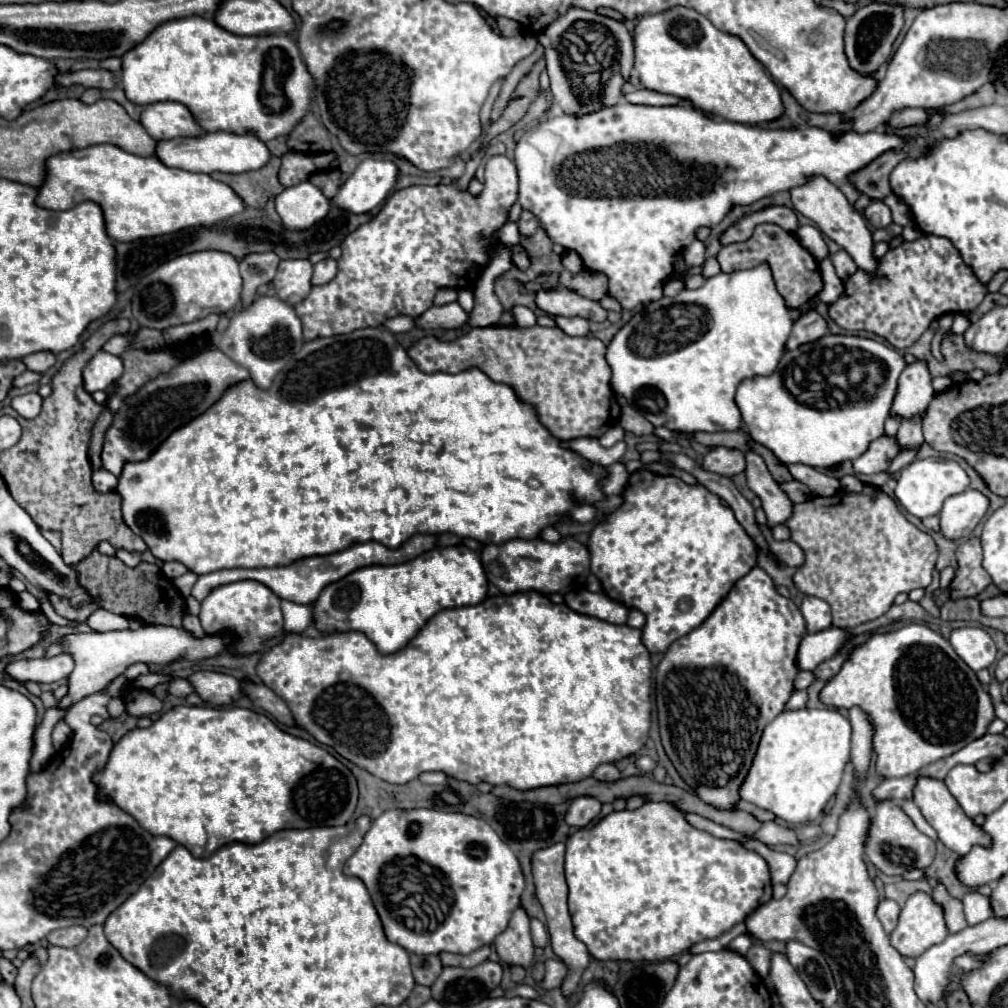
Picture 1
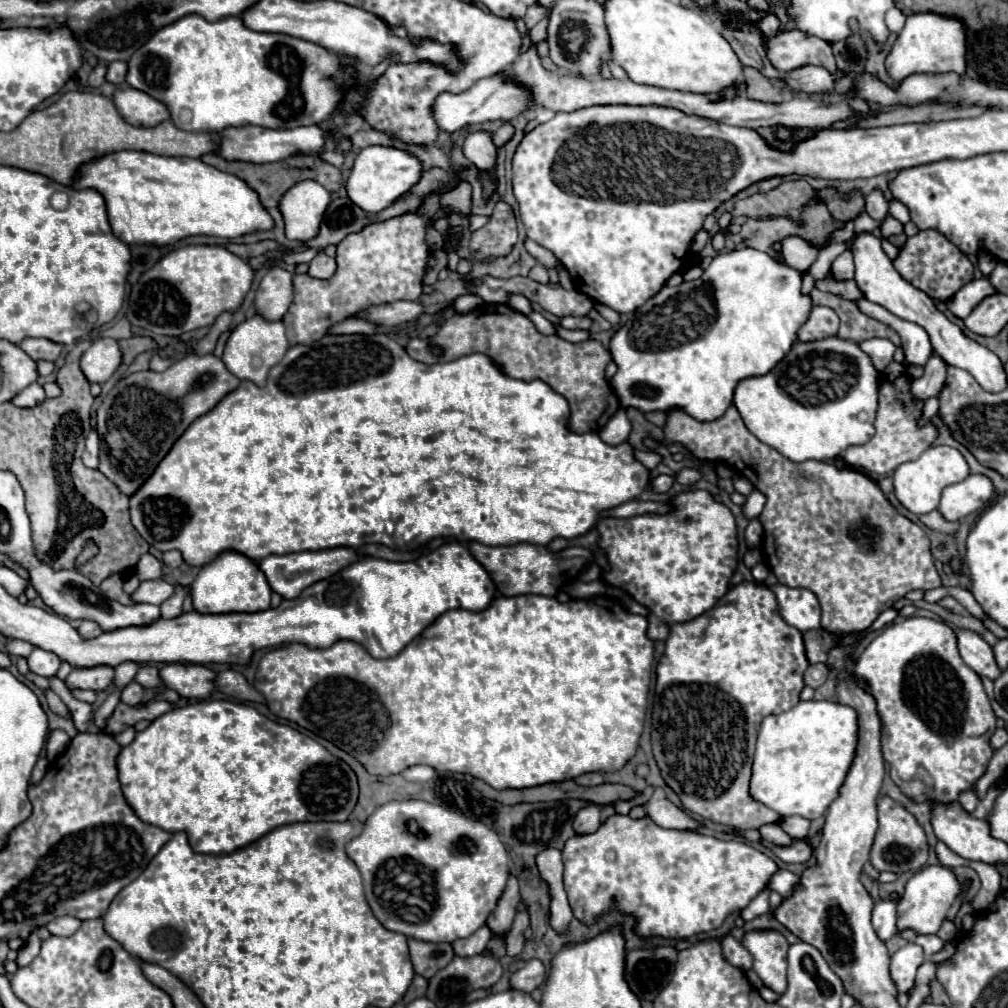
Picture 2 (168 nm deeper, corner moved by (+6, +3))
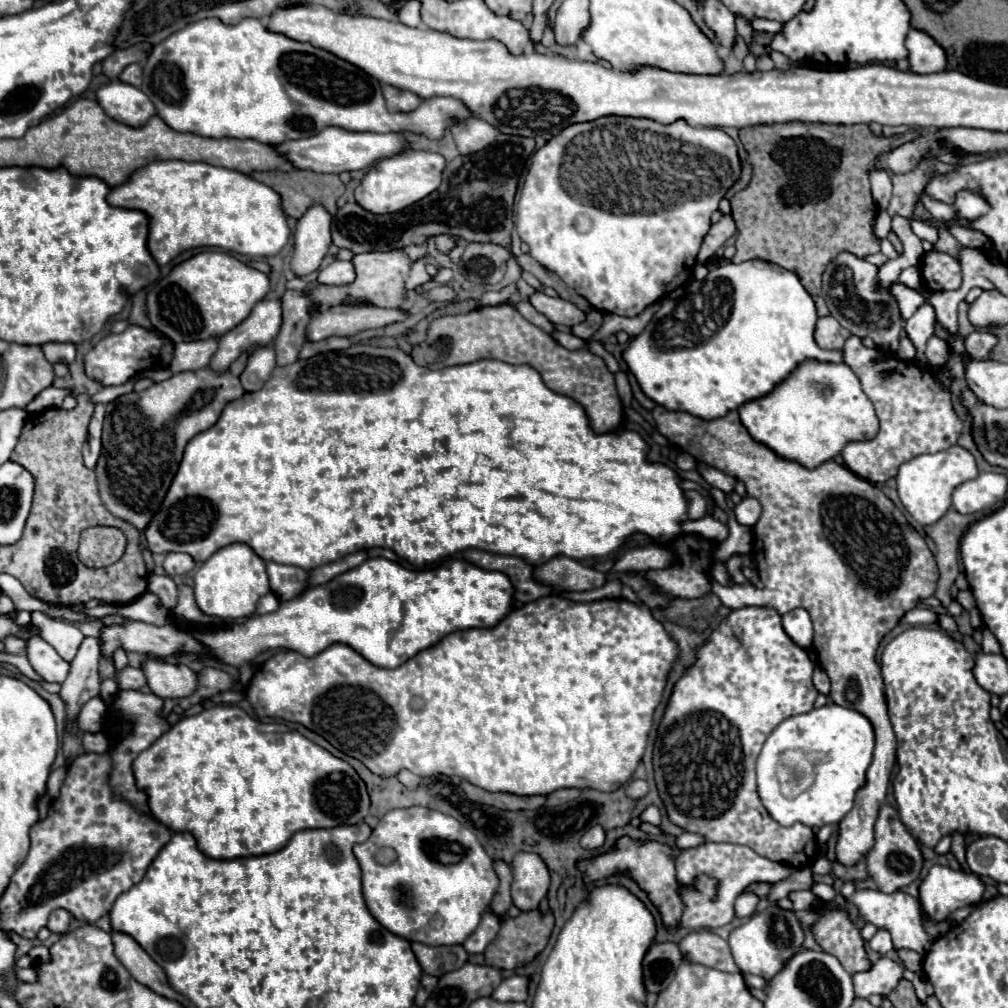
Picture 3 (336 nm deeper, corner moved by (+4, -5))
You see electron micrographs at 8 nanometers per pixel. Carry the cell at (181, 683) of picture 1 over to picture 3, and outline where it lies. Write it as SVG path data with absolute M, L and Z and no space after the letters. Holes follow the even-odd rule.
M125 666L123 670L117 670L115 680L117 680L121 690L139 690L141 686L147 684L143 672L139 668L131 668L131 666Z

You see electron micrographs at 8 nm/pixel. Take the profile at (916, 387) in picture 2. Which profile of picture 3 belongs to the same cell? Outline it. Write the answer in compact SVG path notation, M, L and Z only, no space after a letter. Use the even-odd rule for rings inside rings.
M931 336L927 340L927 348L925 348L925 358L929 364L933 366L945 366L947 360L951 356L951 350L949 350L949 344L943 342L939 336Z

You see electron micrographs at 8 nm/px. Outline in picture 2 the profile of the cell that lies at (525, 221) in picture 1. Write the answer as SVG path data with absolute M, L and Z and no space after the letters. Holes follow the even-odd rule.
M497 202L491 222L475 230L471 238L473 260L489 260L495 256L505 256L517 242L517 222L513 210L507 202Z

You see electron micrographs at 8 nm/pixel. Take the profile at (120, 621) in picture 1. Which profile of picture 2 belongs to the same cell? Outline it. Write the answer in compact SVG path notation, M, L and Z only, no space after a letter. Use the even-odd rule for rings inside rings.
M83 620L81 622L81 626L77 628L79 632L81 632L81 636L89 636L89 638L93 638L93 636L99 636L103 630L101 630L101 626L97 624L97 622L91 622L91 620Z

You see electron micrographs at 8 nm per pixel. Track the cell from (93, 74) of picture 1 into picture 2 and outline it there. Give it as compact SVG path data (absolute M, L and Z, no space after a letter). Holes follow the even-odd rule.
M113 62L113 64L107 64L107 74L105 74L105 80L119 86L125 82L125 72L127 72L127 62Z

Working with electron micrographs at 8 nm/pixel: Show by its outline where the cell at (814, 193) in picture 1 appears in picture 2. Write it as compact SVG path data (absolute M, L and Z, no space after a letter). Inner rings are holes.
M861 232L853 238L853 258L855 258L855 282L859 286L859 290L863 292L863 296L883 308L887 308L889 312L893 312L895 316L909 320L913 324L919 324L931 338L933 350L949 364L949 366L957 366L967 370L985 390L1001 390L1005 388L1005 372L1003 372L1003 364L1001 360L987 350L985 346L977 344L975 340L967 338L959 326L955 326L943 312L939 312L933 304L933 300L929 300L929 296L917 288L913 288L909 282L905 282L901 278L901 274L893 268L893 262L889 260L889 256L883 252L881 248L881 240L877 236L873 236L871 232Z

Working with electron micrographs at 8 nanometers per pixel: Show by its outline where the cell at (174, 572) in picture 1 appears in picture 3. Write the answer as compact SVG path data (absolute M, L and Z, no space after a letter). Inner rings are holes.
M171 552L167 554L165 562L163 562L163 568L169 576L175 576L175 574L187 574L189 570L195 568L195 560L183 552Z

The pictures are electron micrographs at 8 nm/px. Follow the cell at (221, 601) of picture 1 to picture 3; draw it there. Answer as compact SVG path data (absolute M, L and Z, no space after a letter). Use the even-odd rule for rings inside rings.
M235 542L219 548L209 560L205 560L195 572L195 600L203 612L215 618L239 618L249 616L255 610L259 596L269 592L269 578L265 562L253 552L251 546Z

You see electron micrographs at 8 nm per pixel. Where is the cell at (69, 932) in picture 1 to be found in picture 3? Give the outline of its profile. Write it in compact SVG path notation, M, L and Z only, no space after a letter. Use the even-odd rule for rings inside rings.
M53 910L51 916L49 916L49 924L47 928L51 932L57 932L57 934L63 934L69 930L69 920L71 920L71 914L67 910Z

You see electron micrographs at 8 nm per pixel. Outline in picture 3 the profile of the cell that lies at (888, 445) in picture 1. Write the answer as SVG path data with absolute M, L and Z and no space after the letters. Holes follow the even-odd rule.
M859 336L847 338L843 346L843 364L857 374L861 388L873 402L881 422L875 438L849 442L841 452L845 466L857 476L873 484L883 484L897 476L903 462L919 454L947 450L961 436L963 422L953 408L953 394L937 380L933 368L929 370L917 362L905 362L879 348L869 348Z

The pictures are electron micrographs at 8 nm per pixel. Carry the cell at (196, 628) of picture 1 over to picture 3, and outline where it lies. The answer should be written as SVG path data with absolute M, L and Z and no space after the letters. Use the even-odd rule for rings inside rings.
M149 574L147 580L147 590L155 592L155 596L161 600L161 604L165 608L173 608L177 602L177 586L169 576L157 576L157 574Z

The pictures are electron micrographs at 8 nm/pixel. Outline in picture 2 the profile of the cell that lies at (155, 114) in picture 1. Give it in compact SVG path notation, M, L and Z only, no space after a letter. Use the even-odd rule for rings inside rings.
M129 86L123 90L117 90L113 100L115 100L121 116L133 126L153 128L171 118L169 110L163 102L151 98L149 94L145 94L141 90L129 88Z

